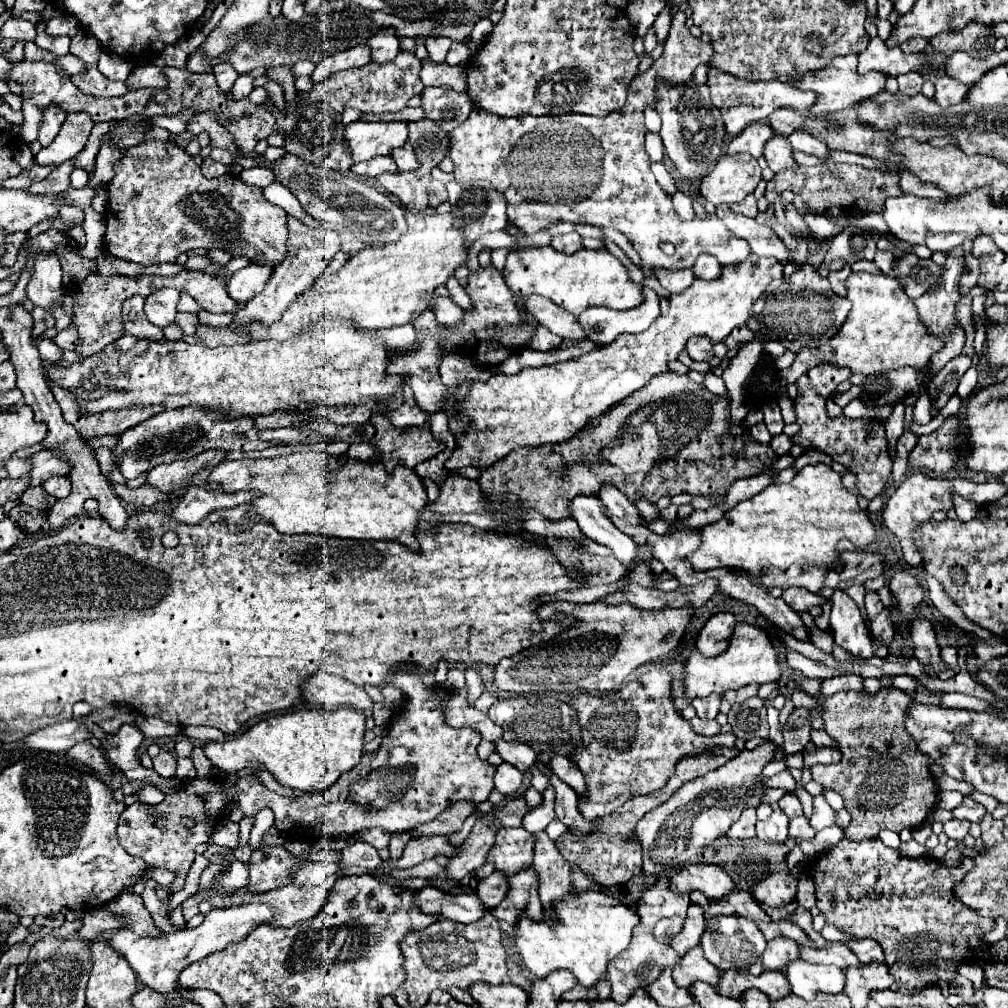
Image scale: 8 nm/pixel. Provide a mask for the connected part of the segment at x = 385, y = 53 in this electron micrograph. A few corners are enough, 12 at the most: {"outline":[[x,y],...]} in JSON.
{"outline":[[392,27],[368,39],[374,63],[392,61],[400,41]]}

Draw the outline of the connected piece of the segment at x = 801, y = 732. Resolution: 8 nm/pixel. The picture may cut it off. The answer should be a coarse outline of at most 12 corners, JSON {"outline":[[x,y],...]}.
{"outline":[[810,723],[784,729],[784,751],[802,751],[808,743]]}

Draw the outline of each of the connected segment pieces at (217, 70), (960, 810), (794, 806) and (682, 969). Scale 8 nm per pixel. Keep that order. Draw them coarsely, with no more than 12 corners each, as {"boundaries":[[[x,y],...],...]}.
{"boundaries":[[[230,63],[214,67],[220,91],[230,91],[238,73]],[[964,797],[954,817],[980,823],[986,809],[980,803]],[[786,793],[778,801],[780,809],[792,819],[802,815],[800,799]],[[692,947],[672,969],[678,987],[694,981],[718,983],[720,971],[704,959],[702,947]]]}

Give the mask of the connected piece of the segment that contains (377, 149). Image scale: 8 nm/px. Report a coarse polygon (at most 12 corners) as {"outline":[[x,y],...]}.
{"outline":[[404,121],[344,129],[352,163],[390,155],[408,139]]}

